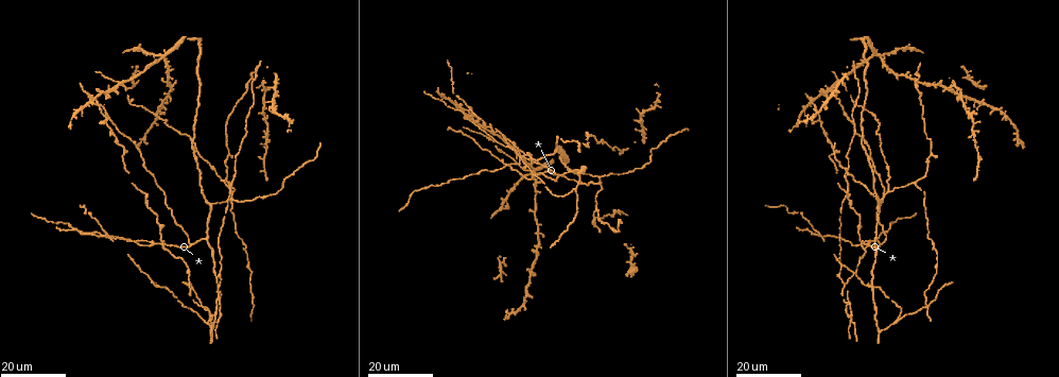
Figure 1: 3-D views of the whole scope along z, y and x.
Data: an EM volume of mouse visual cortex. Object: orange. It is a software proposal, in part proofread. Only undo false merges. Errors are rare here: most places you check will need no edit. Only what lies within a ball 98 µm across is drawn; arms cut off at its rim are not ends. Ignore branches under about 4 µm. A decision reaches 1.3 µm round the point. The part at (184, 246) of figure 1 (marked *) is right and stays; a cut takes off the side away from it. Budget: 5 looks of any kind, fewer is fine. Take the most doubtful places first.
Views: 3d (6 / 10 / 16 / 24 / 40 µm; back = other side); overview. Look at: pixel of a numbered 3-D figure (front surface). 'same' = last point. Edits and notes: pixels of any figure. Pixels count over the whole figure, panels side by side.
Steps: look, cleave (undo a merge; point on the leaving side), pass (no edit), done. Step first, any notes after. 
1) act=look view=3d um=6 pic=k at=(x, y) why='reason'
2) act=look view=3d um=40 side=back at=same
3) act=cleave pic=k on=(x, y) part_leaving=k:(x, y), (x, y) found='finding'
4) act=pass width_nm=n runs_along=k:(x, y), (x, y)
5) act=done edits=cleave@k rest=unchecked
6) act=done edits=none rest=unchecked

act=look view=3d um=24 pic=1 at=(817, 121) why='four or more arms meet'

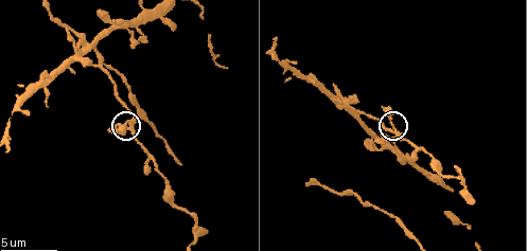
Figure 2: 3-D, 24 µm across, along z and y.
act=look view=3d um=10 pic=2 at=(399, 135)

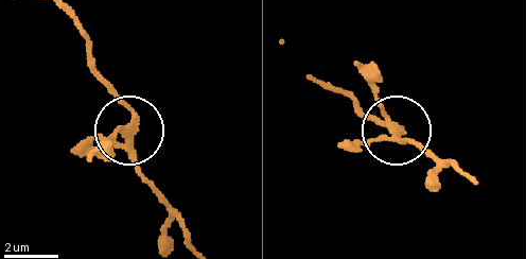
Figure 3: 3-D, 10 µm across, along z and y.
act=pass runs_along=3:(326, 85), (373, 120), (399, 126), (369, 71) found='continuous, no second neuron'

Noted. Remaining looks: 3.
act=look view=3d um=10 pic=2 at=(452, 212) why='branch point'

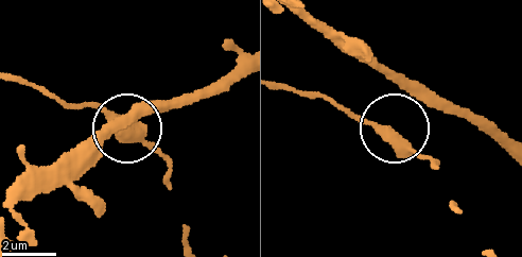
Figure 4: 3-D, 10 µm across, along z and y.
act=pass runs_along=4:(456, 210), (436, 165), (402, 135), (322, 96) found='all the same neuron'

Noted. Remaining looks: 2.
act=look view=3d um=10 pic=2 at=(353, 106)

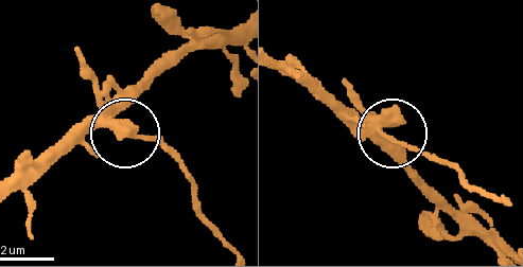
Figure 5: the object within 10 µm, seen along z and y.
act=pass found='all the same neuron'

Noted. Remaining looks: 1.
act=done edits=none rest=unchecked

